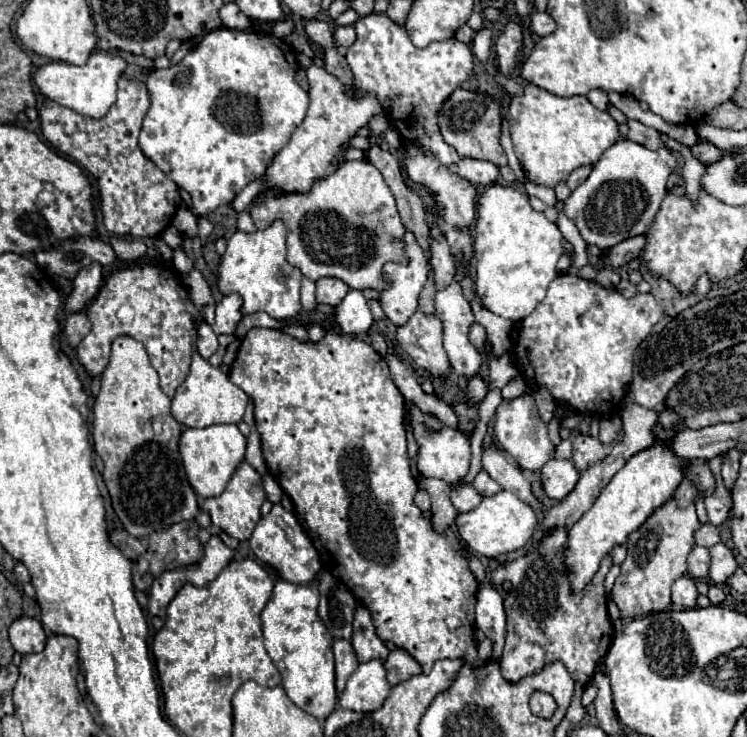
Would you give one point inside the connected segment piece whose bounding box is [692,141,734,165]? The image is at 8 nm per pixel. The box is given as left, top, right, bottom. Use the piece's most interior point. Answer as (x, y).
(707, 153)

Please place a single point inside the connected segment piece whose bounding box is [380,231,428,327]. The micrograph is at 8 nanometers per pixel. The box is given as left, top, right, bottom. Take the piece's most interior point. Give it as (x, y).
(399, 302)

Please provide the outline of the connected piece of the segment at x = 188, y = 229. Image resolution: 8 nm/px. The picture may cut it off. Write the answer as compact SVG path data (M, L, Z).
M178 209L178 213L172 219L172 225L188 237L196 237L198 235L198 221L194 217L194 213L190 213L188 209Z

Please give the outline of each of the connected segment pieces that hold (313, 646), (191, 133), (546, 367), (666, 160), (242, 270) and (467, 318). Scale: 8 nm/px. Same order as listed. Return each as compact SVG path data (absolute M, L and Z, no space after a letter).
M318 577L308 585L276 581L272 599L262 611L264 645L274 665L282 675L282 687L286 695L316 719L326 719L336 709L334 687L334 653L332 639L318 619Z
M220 27L206 33L178 65L156 69L148 75L150 109L140 131L140 151L180 189L188 191L196 215L208 215L216 207L232 203L250 181L262 177L274 155L304 121L308 93L294 77L296 63L296 51L278 37Z
M558 275L550 287L546 299L520 323L520 335L516 343L516 359L520 371L530 383L546 387L558 403L570 405L576 413L588 413L588 417L614 417L622 409L626 395L626 383L632 381L634 351L642 339L662 317L662 309L652 293L626 299L616 289L606 289L596 281L586 281L576 275Z
M620 139L604 151L588 179L568 197L564 203L564 215L578 227L588 245L596 245L602 251L624 239L644 235L660 209L666 195L668 175L674 169L676 155L668 147L654 151L634 141Z
M274 221L270 227L254 233L236 231L228 239L228 247L220 257L218 265L218 289L222 295L238 293L242 297L242 313L264 311L274 319L292 319L302 311L300 303L300 285L302 273L298 267L286 261L286 225Z
M454 275L454 281L436 293L436 317L442 321L442 329L444 329L444 349L448 353L448 359L454 367L454 371L458 375L466 375L466 377L474 377L482 365L482 355L476 351L476 347L470 343L468 339L468 331L474 325L474 313L470 303L466 301L466 297L462 295L462 285L460 285L462 275Z

